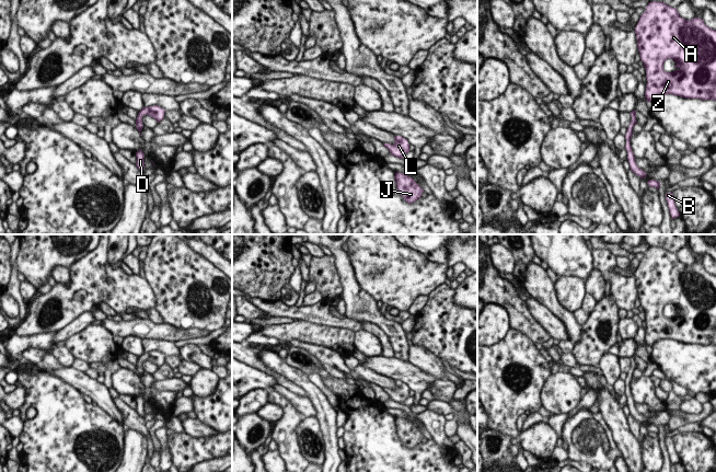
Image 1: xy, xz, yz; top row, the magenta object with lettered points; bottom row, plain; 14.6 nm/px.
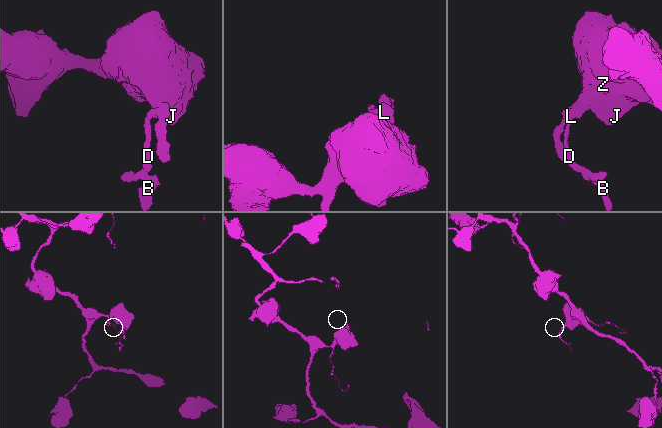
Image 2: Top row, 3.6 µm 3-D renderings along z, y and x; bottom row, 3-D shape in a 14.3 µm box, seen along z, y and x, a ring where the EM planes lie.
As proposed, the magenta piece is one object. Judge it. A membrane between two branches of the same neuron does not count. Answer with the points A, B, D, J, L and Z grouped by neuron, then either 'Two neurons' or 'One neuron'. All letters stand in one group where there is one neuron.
Groups: A B D J L Z. One neuron.

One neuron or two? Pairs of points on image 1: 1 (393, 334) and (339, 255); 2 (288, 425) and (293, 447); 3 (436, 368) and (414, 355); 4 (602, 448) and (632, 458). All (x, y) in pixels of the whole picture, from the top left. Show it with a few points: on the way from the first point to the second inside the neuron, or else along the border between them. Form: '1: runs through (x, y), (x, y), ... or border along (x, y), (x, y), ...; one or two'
1: runs through (373, 314), (351, 292), (346, 275); one
2: runs through (288, 430), (288, 441); one
3: runs through (430, 364), (419, 356); one
4: border along (611, 432), (612, 438), (623, 457); two

